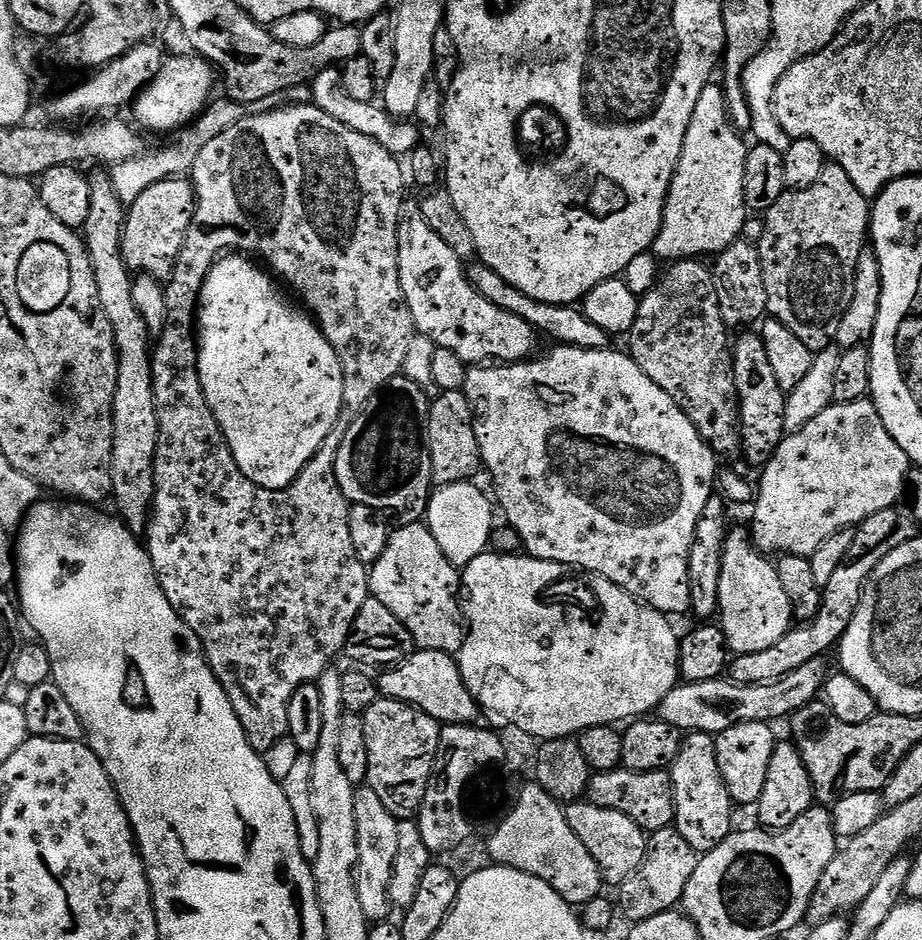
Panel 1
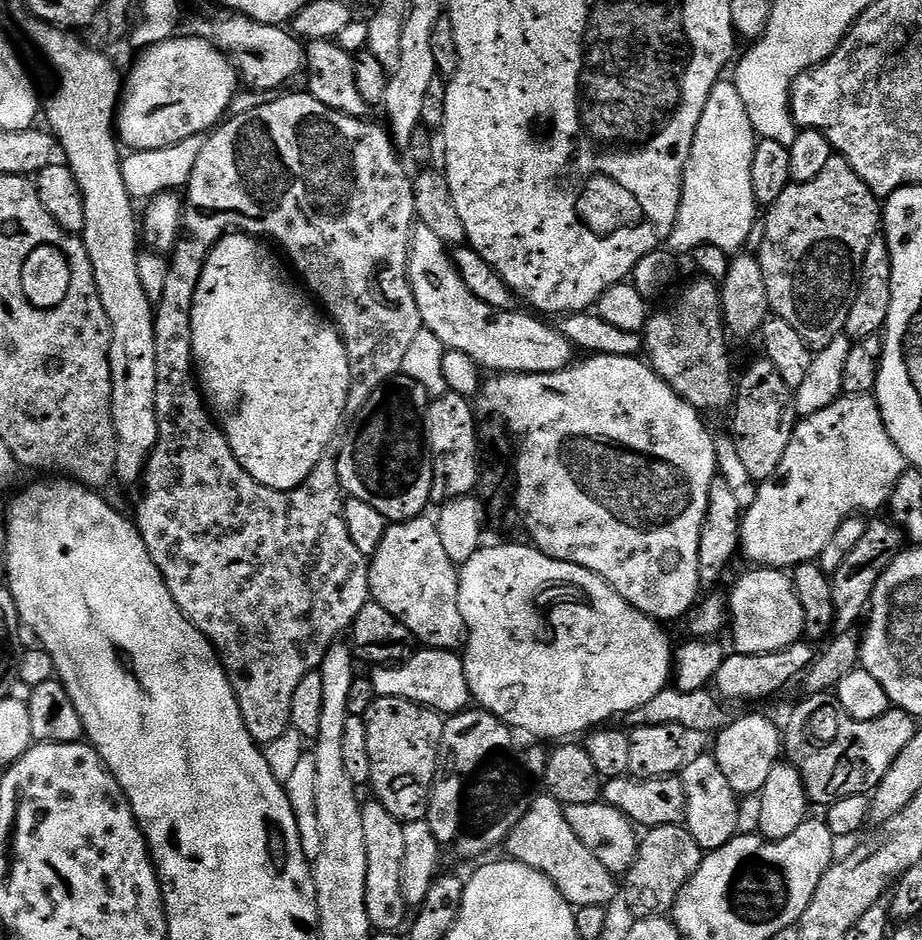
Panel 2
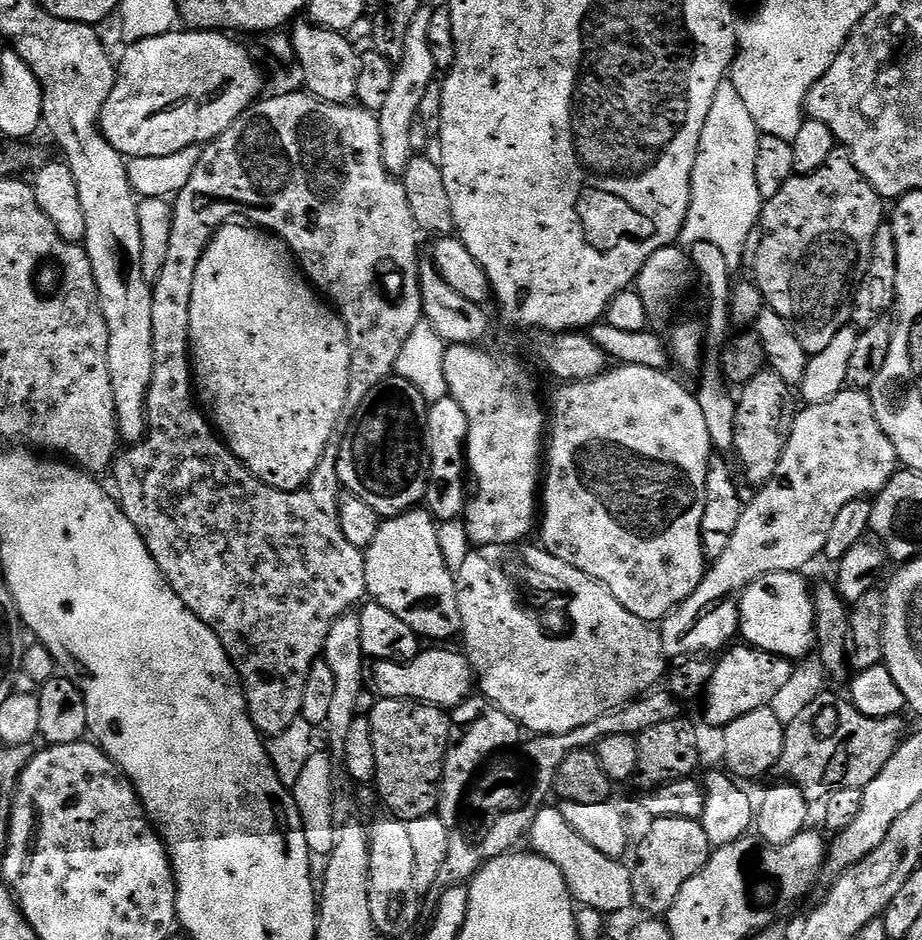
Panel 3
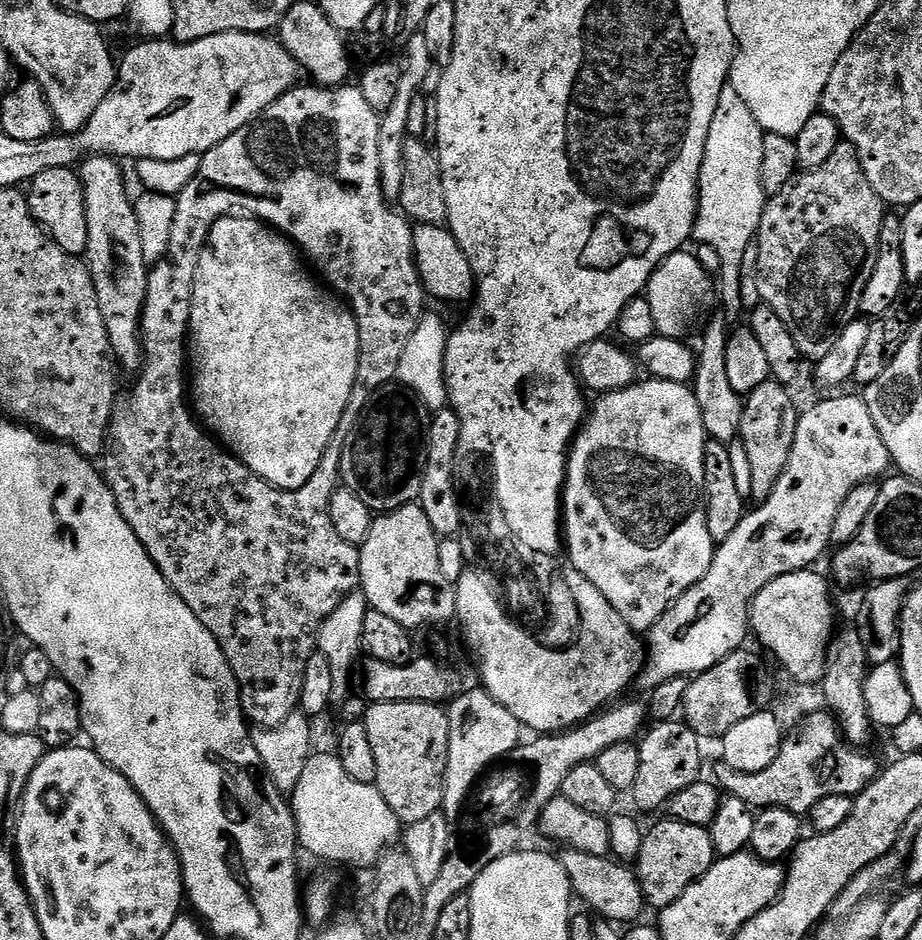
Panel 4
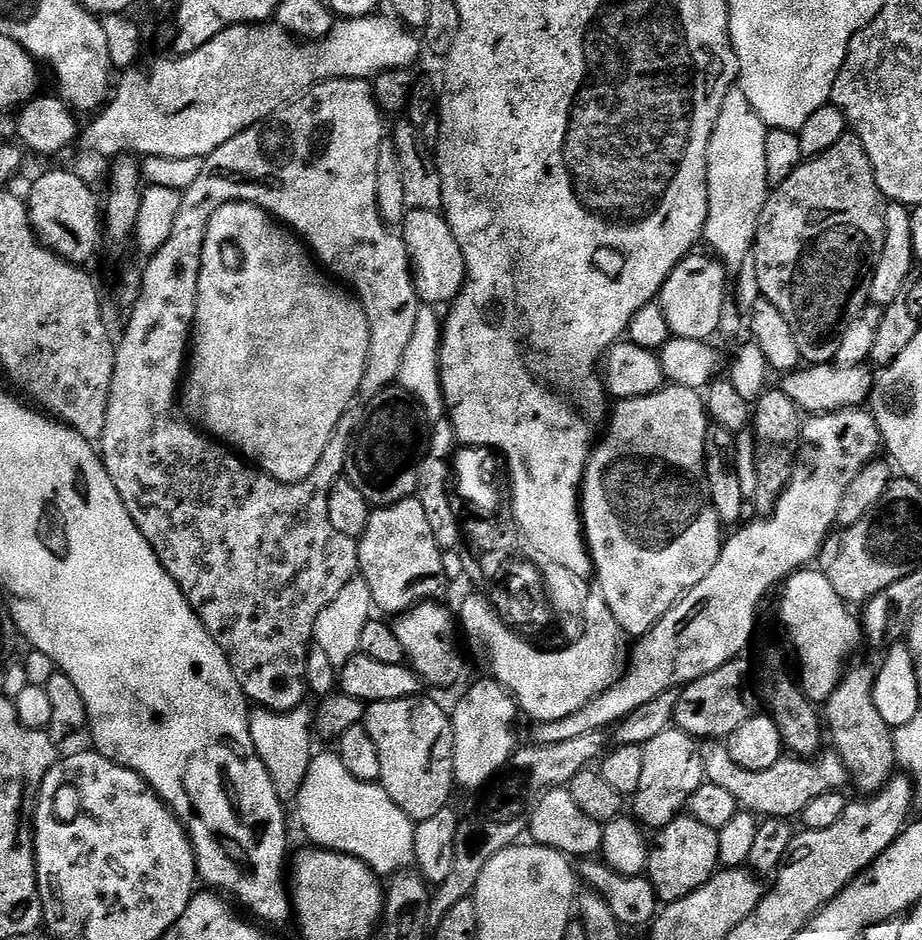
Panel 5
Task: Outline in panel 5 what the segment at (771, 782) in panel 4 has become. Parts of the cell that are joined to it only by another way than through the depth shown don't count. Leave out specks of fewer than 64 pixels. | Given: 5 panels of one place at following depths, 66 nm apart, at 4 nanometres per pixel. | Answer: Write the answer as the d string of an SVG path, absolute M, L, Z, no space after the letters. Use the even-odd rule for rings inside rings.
M710 740L700 744L707 783L722 786L722 790L734 794L737 805L743 811L751 812L760 818L792 820L806 810L814 798L822 794L839 792L850 784L848 768L834 750L824 750L815 758L801 758L795 754L780 757L770 770L742 770L734 758L730 758L727 743ZM828 751L828 752L827 752Z

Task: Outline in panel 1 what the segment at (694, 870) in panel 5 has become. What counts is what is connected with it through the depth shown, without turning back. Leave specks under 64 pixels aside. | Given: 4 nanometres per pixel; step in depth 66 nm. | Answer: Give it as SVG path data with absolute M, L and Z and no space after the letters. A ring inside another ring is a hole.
M676 827L663 828L651 833L648 841L648 852L644 855L642 866L630 874L619 885L620 900L618 898L618 908L628 922L637 924L646 918L654 918L654 914L671 912L683 901L686 882L694 875L698 853Z

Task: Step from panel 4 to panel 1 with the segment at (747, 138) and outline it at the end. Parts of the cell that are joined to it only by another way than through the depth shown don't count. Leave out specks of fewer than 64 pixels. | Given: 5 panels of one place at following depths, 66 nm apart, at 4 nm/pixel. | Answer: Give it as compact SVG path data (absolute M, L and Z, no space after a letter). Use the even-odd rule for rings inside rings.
M716 82L708 84L694 106L690 130L682 142L682 158L678 158L666 198L664 221L650 249L657 261L700 258L703 252L719 254L741 239L740 231L750 219L743 194L749 145L739 135L743 136L728 115L723 87Z

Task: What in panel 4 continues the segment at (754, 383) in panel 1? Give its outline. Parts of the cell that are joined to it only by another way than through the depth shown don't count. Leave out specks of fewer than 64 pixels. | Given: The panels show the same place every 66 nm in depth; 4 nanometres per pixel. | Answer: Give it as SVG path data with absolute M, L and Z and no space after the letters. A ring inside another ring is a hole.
M768 379L749 393L743 401L744 409L738 439L746 448L746 488L750 496L752 491L753 501L756 502L770 498L774 486L778 486L778 478L782 478L782 470L786 470L790 462L790 450L794 450L794 434L798 430L800 412L788 392L791 391L785 385L777 380Z

